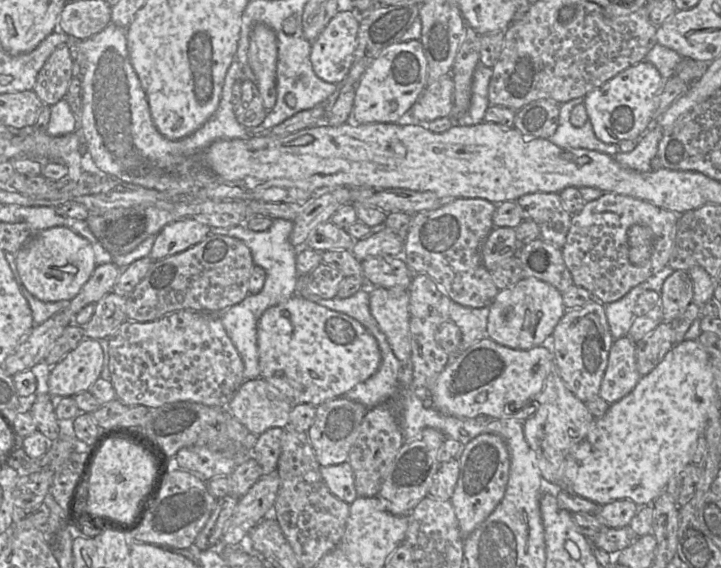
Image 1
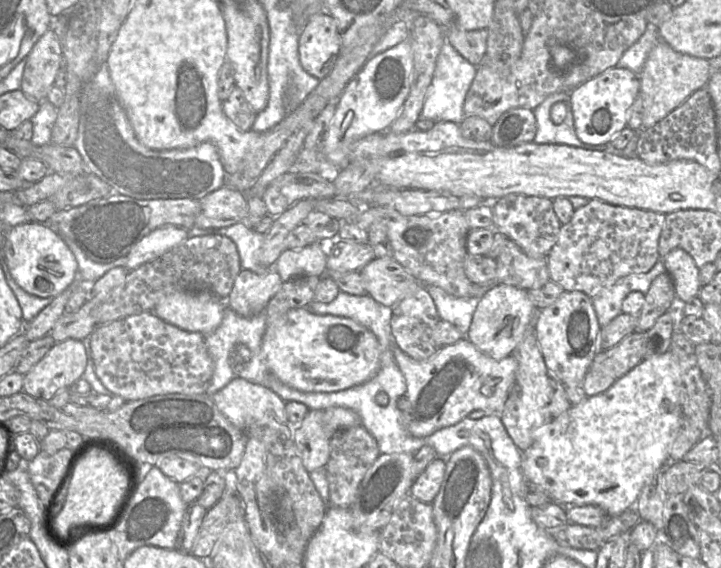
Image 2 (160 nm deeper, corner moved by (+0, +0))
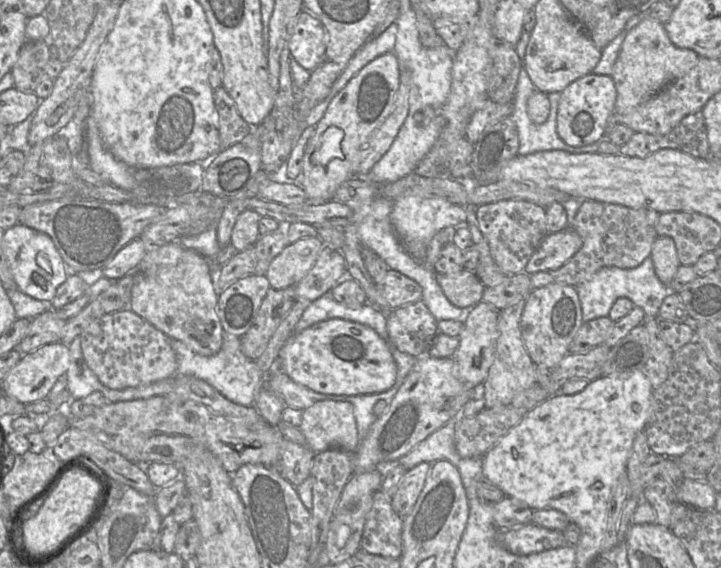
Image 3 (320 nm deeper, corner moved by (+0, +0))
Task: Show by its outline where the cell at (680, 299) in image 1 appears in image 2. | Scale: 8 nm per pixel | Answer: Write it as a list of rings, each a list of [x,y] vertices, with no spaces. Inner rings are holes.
[[[663,272],[654,279],[645,294],[635,332],[642,333],[653,327],[657,319],[667,312],[675,297],[673,280],[667,272]]]

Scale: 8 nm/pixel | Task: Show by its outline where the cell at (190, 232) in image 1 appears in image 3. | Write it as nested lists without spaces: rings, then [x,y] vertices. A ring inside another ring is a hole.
[[[141,238],[132,240],[103,267],[103,277],[116,280],[133,272],[145,256],[148,248],[148,245]]]

